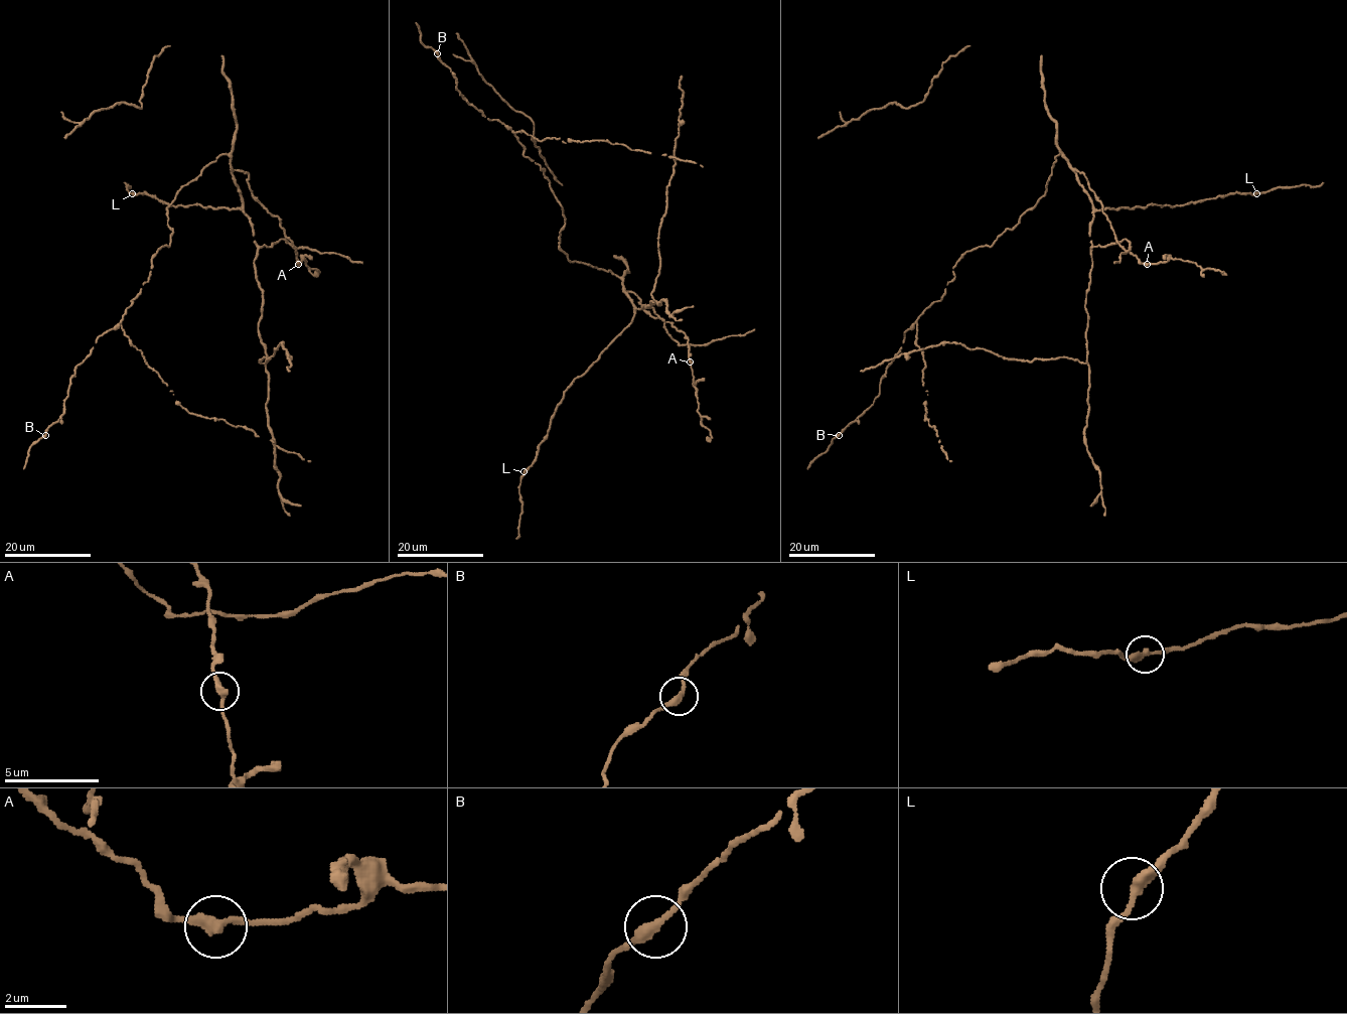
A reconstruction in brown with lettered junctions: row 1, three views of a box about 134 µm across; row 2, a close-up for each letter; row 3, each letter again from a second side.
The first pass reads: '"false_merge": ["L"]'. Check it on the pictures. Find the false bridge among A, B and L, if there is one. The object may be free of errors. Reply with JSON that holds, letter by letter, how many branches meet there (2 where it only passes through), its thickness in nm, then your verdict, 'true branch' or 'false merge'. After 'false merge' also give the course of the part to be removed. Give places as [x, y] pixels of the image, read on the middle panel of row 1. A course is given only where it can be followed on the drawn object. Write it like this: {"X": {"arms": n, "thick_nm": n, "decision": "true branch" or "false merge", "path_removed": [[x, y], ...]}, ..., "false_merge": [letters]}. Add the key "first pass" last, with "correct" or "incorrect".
{"A": {"arms": 2, "thick_nm": 320, "decision": "true branch"}, "B": {"arms": 2, "thick_nm": 320, "decision": "true branch"}, "L": {"arms": 2, "thick_nm": 300, "decision": "true branch"}, "false_merge": [], "first pass": "incorrect"}

